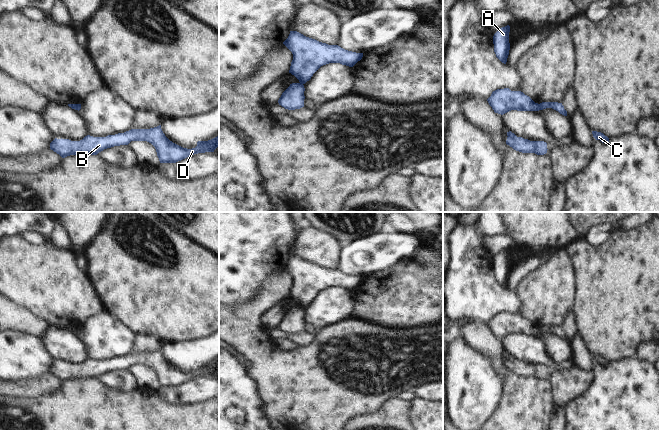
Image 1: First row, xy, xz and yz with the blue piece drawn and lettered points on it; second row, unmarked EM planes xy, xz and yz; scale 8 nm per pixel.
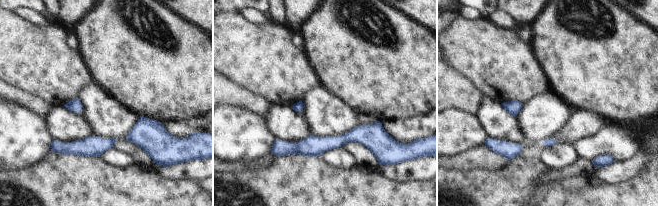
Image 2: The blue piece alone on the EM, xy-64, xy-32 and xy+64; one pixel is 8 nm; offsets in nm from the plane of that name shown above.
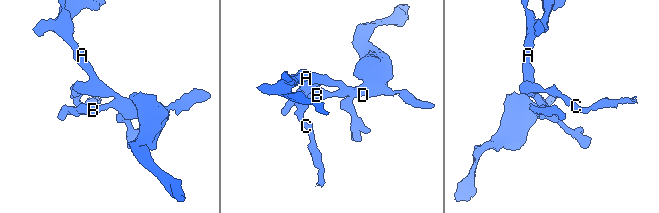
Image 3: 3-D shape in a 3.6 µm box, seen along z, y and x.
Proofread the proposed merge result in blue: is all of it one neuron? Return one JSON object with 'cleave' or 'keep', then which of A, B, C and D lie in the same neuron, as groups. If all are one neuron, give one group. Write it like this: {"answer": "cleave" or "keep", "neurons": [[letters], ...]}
{"answer": "cleave", "neurons": [["A", "B", "D"], ["C"]]}

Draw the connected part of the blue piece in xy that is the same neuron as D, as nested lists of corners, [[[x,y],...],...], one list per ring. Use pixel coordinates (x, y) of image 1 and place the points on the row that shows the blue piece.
[[[159,125],[150,129],[131,129],[124,133],[106,137],[87,135],[80,141],[55,138],[50,143],[50,149],[62,158],[70,155],[97,155],[104,149],[128,145],[131,141],[151,143],[156,149],[160,163],[176,163],[194,154],[214,152],[219,146],[219,136],[217,136],[208,141],[198,141],[195,148],[183,148],[170,141],[163,133],[161,125]]]

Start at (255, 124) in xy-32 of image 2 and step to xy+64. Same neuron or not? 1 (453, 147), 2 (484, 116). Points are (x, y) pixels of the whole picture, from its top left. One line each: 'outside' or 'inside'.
1: inside
2: outside

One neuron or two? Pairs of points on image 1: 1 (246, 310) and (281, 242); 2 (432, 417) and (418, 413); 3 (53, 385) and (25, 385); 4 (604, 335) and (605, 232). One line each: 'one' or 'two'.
1: two
2: one
3: one
4: two

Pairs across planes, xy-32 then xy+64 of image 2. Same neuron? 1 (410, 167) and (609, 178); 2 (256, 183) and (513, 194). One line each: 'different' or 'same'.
1: same
2: same

